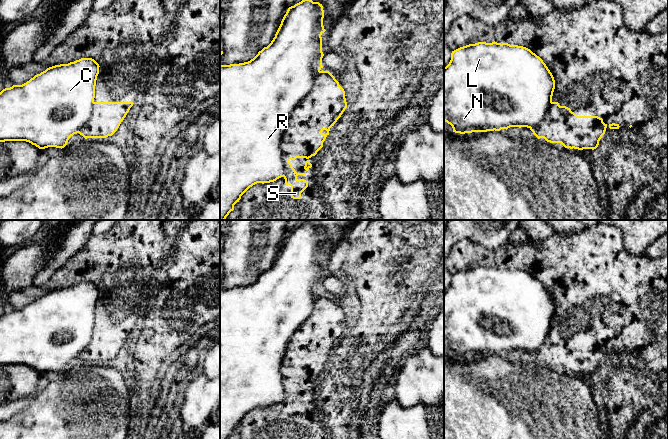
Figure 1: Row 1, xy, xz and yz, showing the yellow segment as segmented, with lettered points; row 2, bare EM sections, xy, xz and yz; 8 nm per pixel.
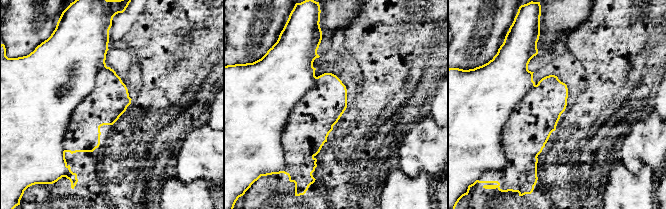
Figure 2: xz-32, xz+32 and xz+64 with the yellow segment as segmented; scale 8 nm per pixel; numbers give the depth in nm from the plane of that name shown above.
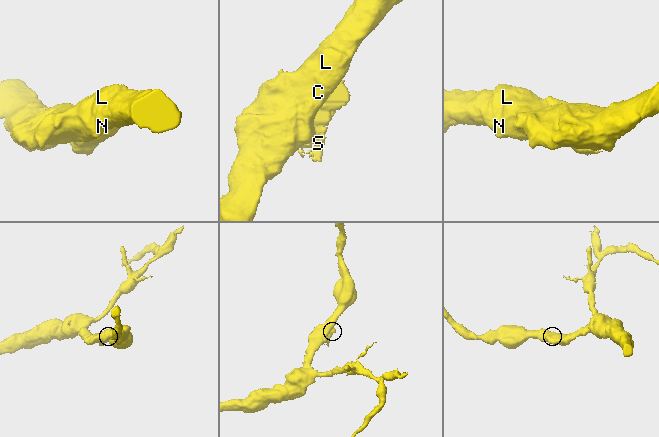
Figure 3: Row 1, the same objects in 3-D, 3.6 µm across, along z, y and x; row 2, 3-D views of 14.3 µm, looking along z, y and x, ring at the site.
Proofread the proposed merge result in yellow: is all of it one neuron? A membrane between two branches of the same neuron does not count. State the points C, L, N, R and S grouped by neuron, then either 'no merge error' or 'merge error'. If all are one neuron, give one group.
C L N R / S | merge error

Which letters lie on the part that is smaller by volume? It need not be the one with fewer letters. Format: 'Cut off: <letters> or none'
Cut off: S

